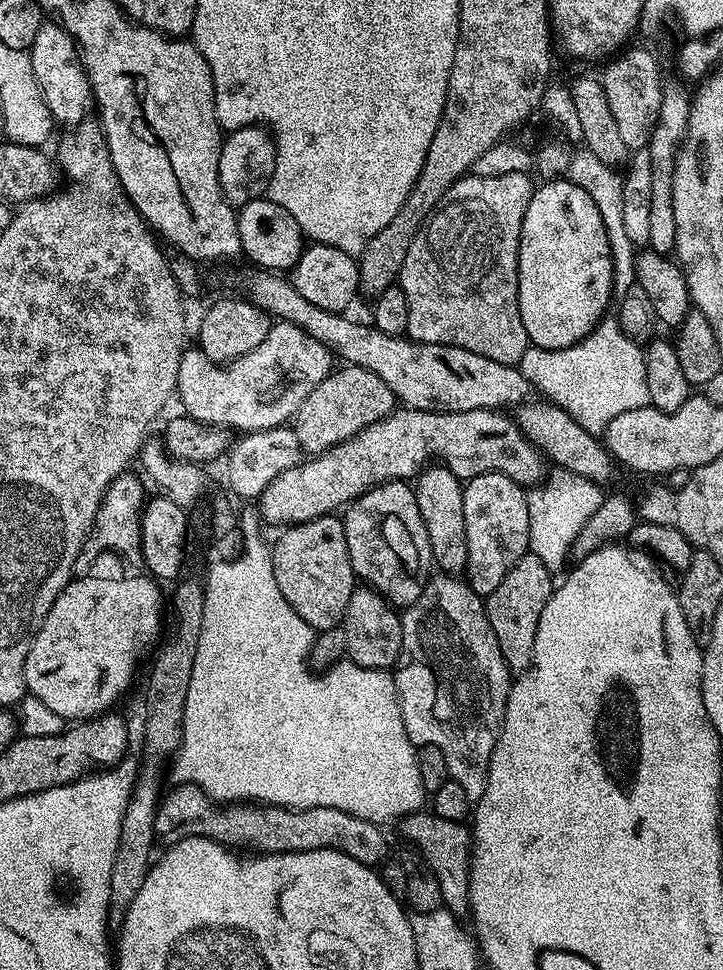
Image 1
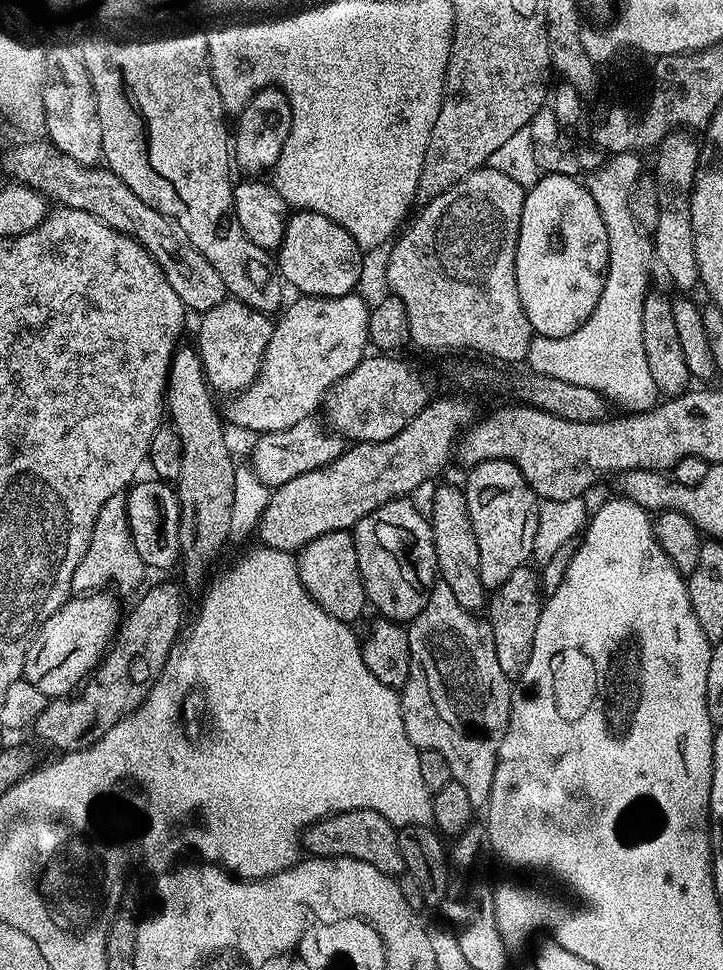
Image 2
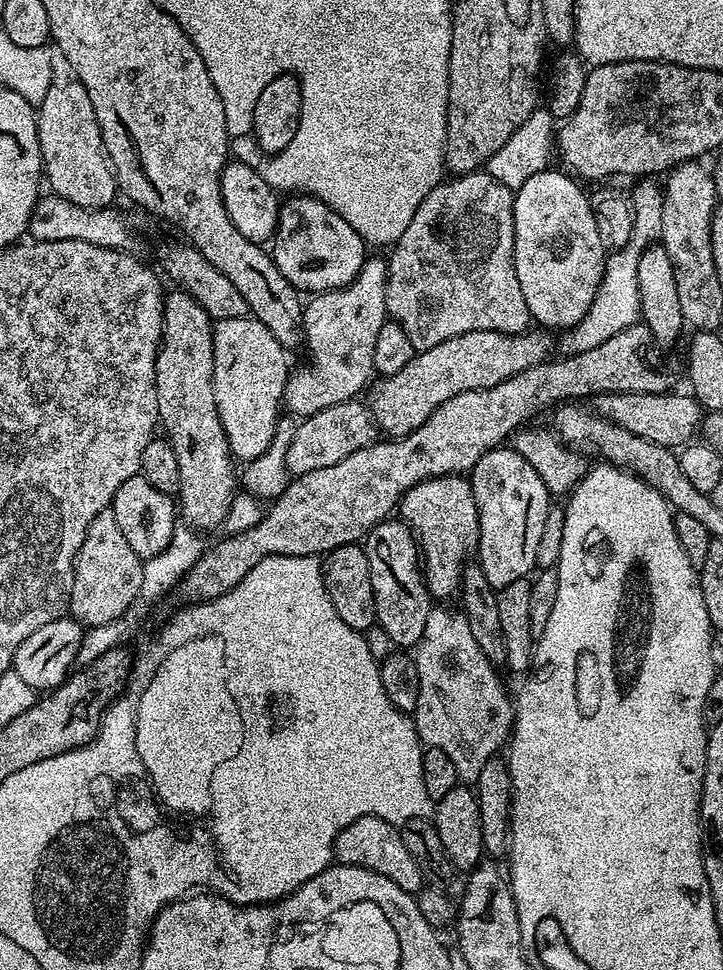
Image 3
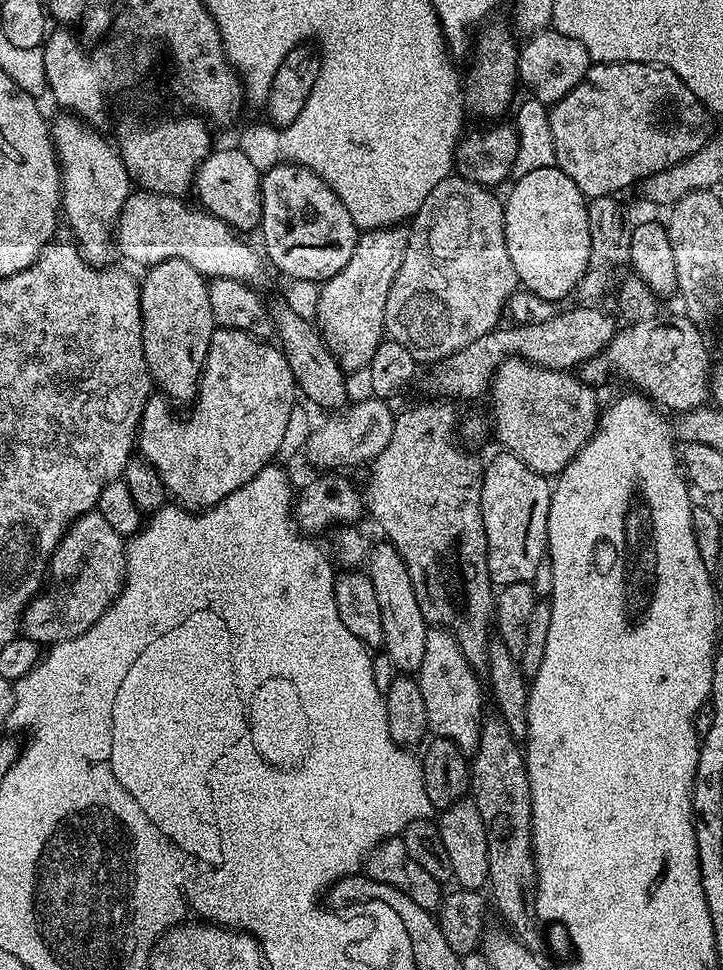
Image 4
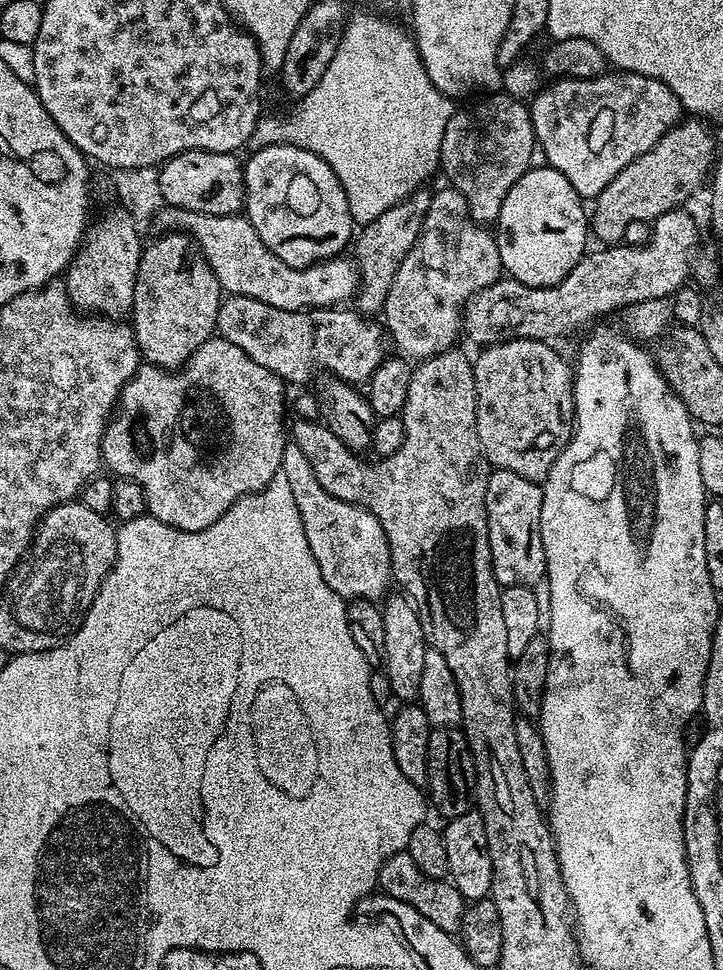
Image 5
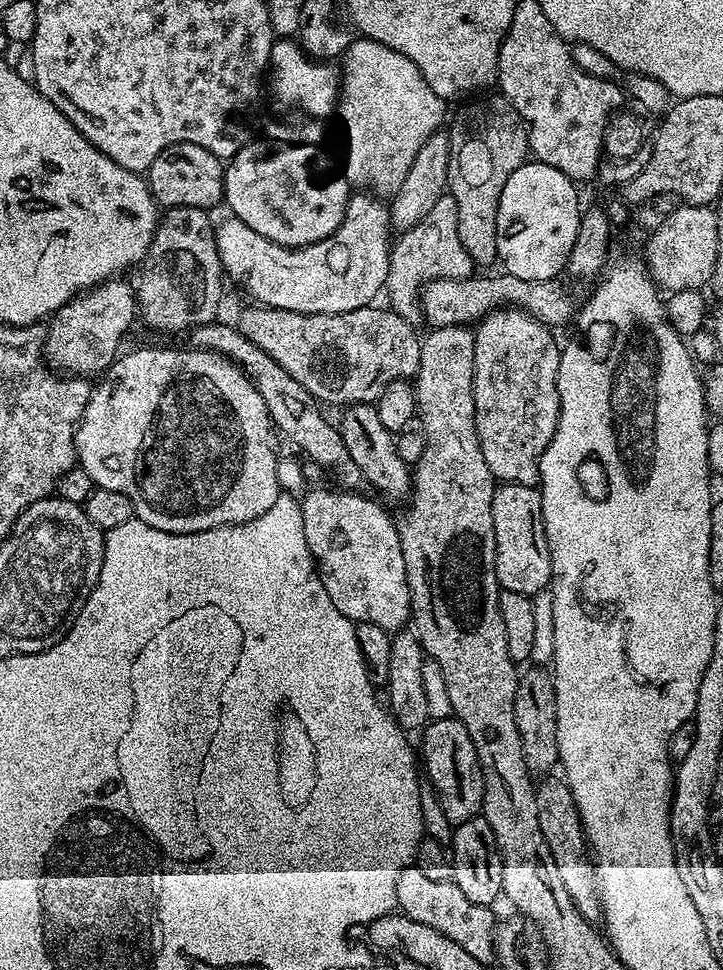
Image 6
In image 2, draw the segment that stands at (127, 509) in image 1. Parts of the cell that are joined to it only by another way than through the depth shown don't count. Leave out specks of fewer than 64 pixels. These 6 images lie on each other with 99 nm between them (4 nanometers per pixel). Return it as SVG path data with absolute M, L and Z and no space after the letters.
M121 494L110 498L110 502L106 502L106 506L98 510L90 546L86 546L86 554L82 554L82 562L78 562L78 570L74 570L73 593L87 594L108 590L111 589L111 584L117 588L115 589L117 593L132 592L139 586L140 580L136 576L146 572L146 566L142 558L138 558L138 550L134 550L134 538L130 534L130 522L126 518L127 501L127 495Z

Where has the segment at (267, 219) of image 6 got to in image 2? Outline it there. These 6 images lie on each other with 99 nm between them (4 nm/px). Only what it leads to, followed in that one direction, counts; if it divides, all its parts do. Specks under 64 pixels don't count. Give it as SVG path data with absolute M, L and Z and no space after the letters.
M296 210L288 217L286 234L278 249L278 271L285 285L292 287L293 284L297 293L305 296L347 296L357 291L356 283L364 272L364 256L358 242L338 222L330 222L322 214Z

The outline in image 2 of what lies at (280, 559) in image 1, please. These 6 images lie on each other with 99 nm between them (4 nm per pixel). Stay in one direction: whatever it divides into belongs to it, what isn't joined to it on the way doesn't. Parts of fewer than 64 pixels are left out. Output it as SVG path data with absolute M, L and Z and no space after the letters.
M351 531L322 534L322 538L314 538L314 542L301 548L296 556L296 569L299 570L308 593L326 610L326 614L334 614L334 618L345 622L353 622L363 614L368 604L368 595L364 592L362 574L358 566L358 550Z

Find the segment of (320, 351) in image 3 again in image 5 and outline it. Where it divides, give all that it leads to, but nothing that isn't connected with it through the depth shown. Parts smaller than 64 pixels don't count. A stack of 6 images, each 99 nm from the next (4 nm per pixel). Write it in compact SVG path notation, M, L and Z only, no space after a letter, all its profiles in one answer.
M427 187L417 188L405 200L390 206L386 214L378 214L374 222L363 225L359 229L354 240L354 249L356 248L354 259L356 267L360 269L360 286L354 297L354 304L361 313L383 313L386 294L390 294L390 282L394 282L394 274L398 274L398 266L402 266L402 258L406 258L414 242L418 242L418 234L422 230L426 210L430 210L431 201L432 192Z

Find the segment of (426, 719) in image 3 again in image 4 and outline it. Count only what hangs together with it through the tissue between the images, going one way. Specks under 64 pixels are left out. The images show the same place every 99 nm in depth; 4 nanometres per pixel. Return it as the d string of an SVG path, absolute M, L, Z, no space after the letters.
M447 630L429 631L428 637L426 638L426 654L422 658L422 666L418 673L420 689L422 690L422 698L426 701L426 718L428 719L428 726L433 737L454 742L458 747L460 747L460 749L462 749L462 751L465 752L465 754L475 753L478 742L480 741L480 731L484 728L484 722L486 719L486 713L484 713L484 696L486 700L486 692L485 689L484 692L480 689L480 680L476 676L479 676L477 669L473 668L472 663L464 657L462 650L458 646L458 642L448 633Z

